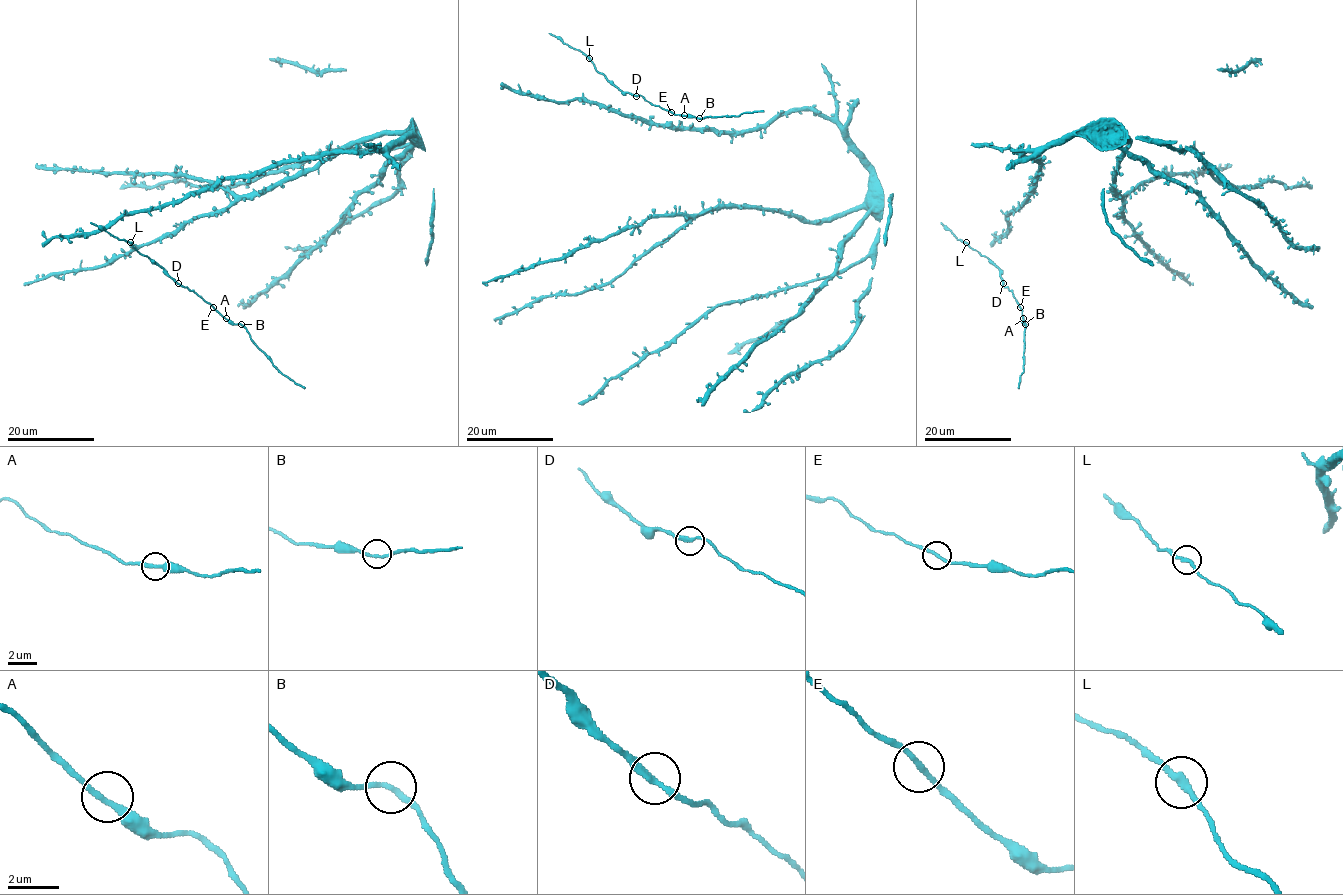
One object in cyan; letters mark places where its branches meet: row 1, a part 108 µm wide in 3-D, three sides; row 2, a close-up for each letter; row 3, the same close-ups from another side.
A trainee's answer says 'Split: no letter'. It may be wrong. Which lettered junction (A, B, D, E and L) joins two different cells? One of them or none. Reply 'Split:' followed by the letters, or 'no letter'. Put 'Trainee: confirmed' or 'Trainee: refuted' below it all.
Split: no letter
Trainee: confirmed

